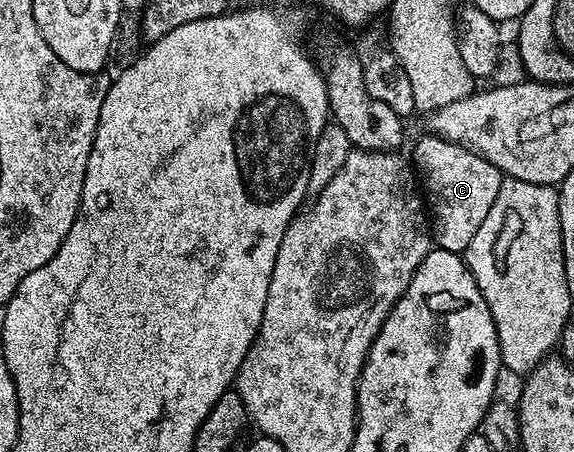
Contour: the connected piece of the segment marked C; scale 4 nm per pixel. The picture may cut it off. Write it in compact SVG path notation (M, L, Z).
M423 135L423 140L414 148L412 164L420 177L424 203L432 217L432 240L435 245L449 252L465 253L476 230L488 218L492 202L504 179L502 171L483 156L478 156L459 144L449 144L439 136Z

